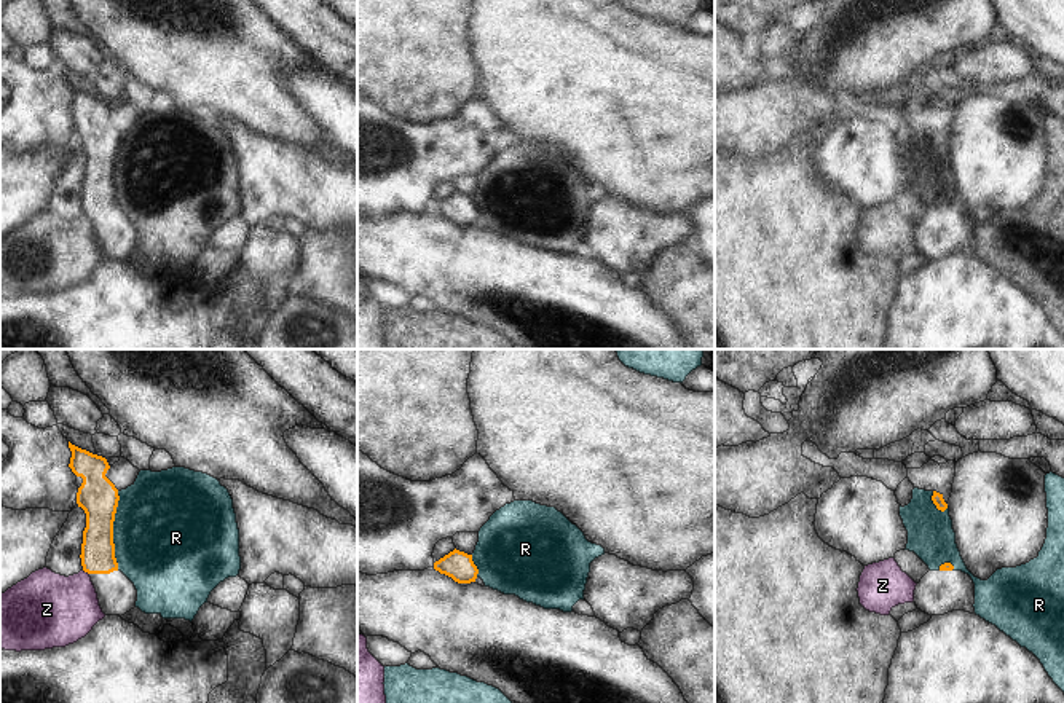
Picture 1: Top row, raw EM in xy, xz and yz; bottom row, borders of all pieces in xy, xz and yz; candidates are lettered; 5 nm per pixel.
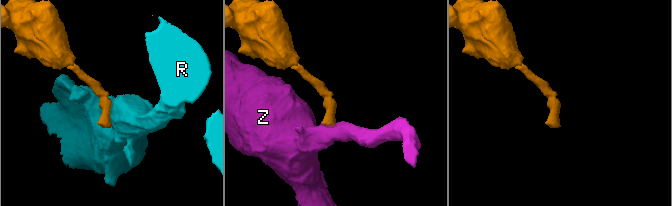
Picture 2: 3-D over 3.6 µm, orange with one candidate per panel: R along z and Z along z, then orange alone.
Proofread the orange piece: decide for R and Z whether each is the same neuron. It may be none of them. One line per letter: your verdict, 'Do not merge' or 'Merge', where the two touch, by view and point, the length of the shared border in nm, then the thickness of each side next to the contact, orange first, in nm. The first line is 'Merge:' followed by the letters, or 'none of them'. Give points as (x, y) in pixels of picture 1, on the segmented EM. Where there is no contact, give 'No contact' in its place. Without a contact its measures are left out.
Merge: none of them
R: Do not merge. Touches orange at xy (112, 531). Shared border 400 nm. Thickness 200 nm (orange) against 500 nm
Z: Do not merge. Touches orange at xy (86, 571). Shared border 40 nm. Thickness 180 nm (orange) against 360 nm.

